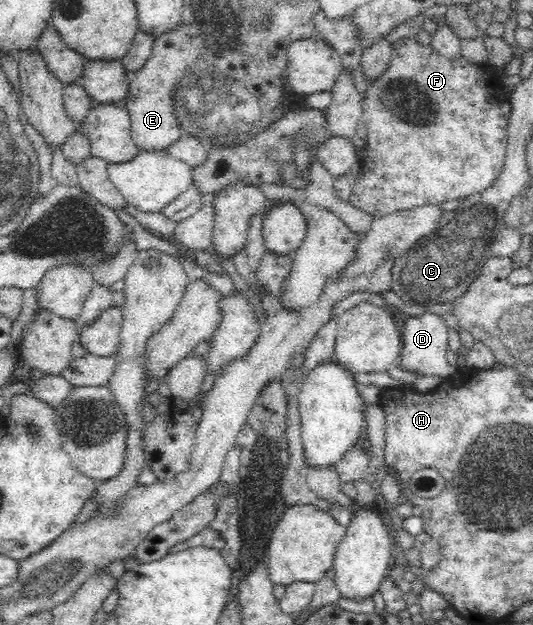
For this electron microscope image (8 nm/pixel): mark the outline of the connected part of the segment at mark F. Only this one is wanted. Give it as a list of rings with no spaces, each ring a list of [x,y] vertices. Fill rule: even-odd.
[[[414,37],[400,39],[394,43],[394,46],[394,55],[392,56],[390,66],[379,77],[372,79],[363,93],[361,109],[363,110],[362,119],[367,128],[367,136],[366,142],[362,146],[366,149],[367,156],[362,159],[361,176],[356,180],[351,196],[348,199],[354,207],[359,207],[359,209],[370,213],[375,218],[384,218],[392,213],[426,204],[442,204],[451,199],[466,198],[474,193],[484,191],[492,185],[492,182],[502,171],[508,145],[507,127],[509,126],[509,120],[504,118],[502,112],[500,112],[498,105],[501,102],[496,99],[498,91],[496,91],[496,85],[494,85],[494,81],[498,77],[494,77],[492,69],[486,71],[482,67],[472,65],[472,62],[469,62],[463,56],[456,60],[445,58],[438,54],[431,45],[422,47]]]

